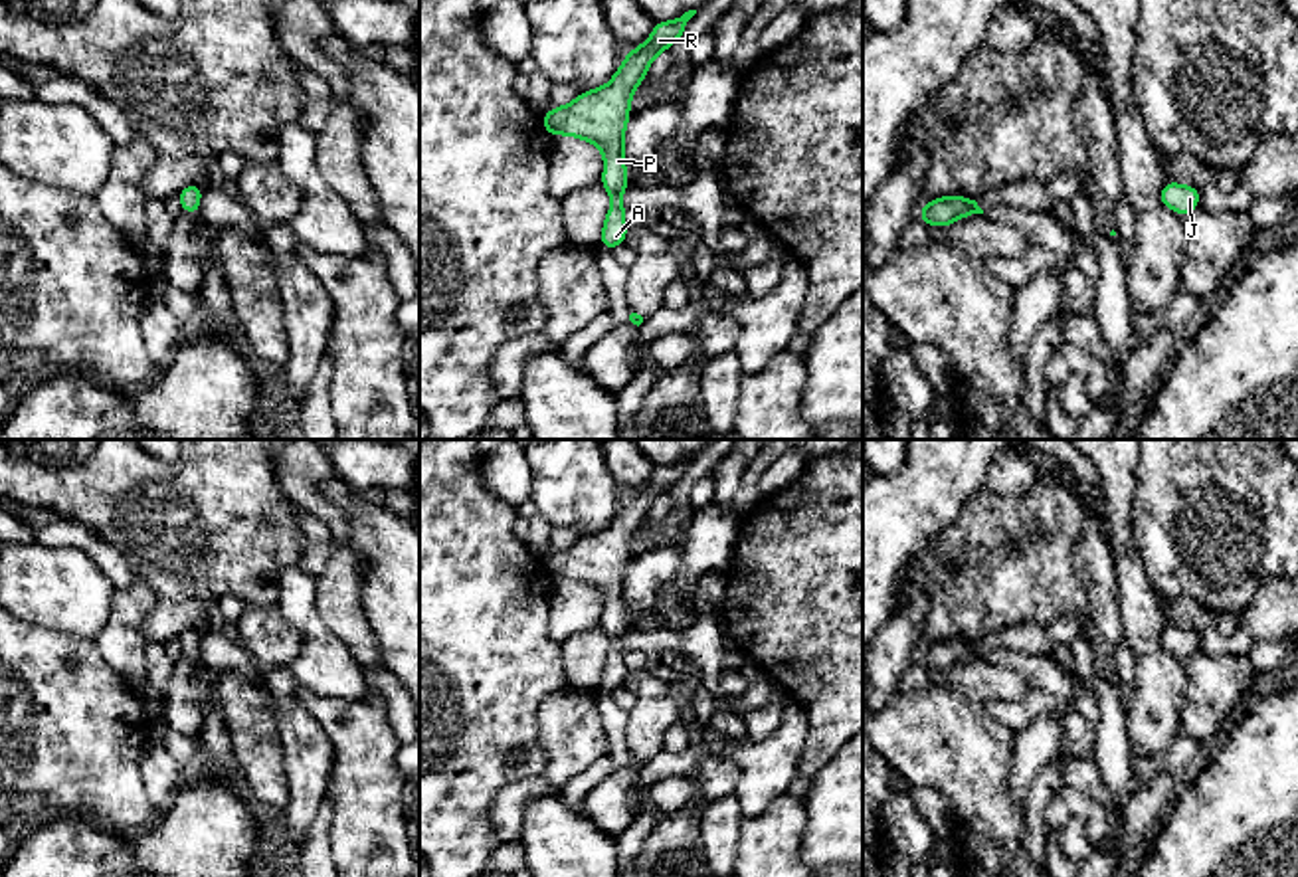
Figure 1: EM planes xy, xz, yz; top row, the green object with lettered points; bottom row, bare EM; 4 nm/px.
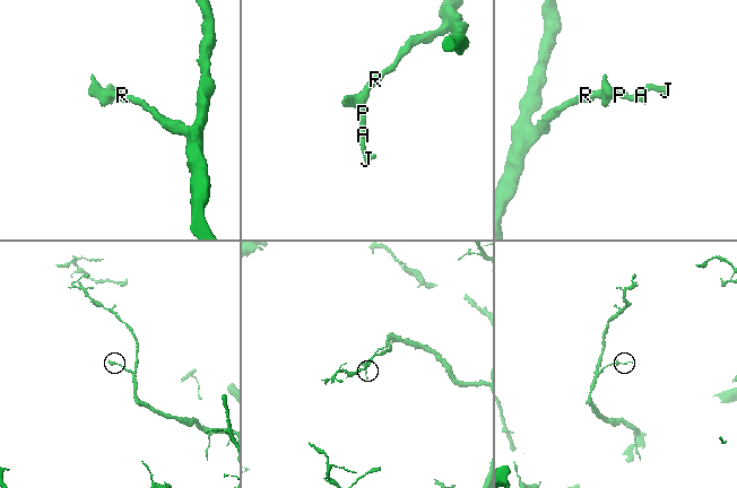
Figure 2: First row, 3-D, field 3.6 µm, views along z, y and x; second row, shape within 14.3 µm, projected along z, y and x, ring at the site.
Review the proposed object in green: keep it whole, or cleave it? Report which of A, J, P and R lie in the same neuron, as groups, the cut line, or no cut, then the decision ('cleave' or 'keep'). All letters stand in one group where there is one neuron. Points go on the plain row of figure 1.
groups A J P R; cut none; keep

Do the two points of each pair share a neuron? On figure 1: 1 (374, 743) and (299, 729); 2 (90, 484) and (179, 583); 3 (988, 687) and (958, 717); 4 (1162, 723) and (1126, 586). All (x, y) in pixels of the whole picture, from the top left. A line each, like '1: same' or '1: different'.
1: different
2: same
3: different
4: same

